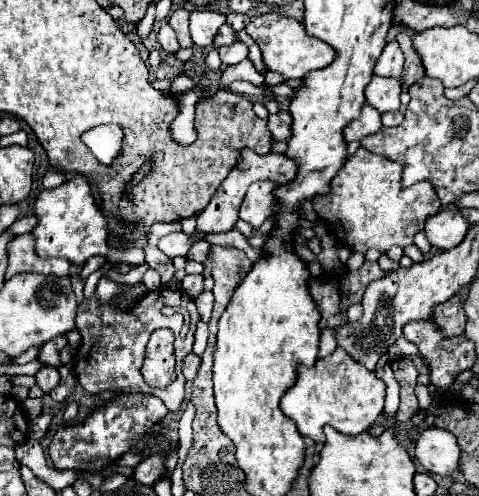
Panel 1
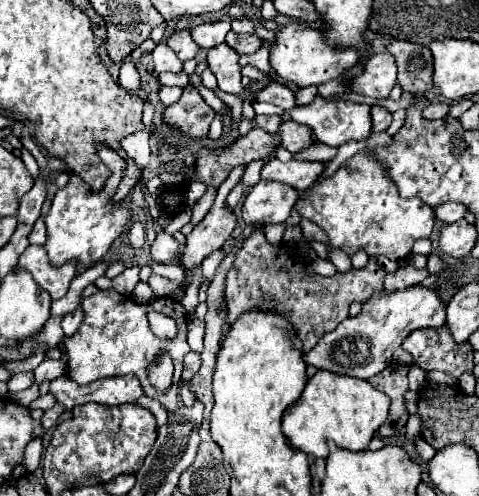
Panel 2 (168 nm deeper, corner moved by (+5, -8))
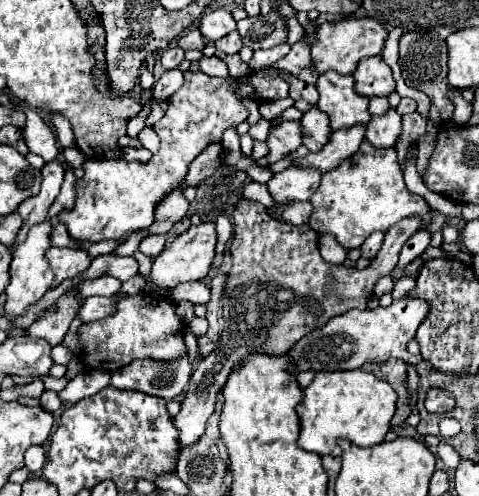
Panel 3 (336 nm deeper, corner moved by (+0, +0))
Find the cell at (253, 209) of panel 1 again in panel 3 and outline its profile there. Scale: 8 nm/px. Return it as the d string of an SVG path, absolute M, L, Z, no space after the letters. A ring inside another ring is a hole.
M286 168L280 174L274 174L268 180L268 192L272 194L274 202L286 206L290 202L304 202L310 200L314 190L320 184L320 172L314 168Z

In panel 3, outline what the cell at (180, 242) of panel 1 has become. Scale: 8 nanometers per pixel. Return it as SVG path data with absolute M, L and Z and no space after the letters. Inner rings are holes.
M158 234L158 236L148 236L140 242L140 252L146 256L158 256L166 246L166 236Z

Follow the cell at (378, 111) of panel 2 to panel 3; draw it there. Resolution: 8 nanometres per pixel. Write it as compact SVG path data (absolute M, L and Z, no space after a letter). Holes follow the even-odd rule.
M390 108L382 116L372 116L366 124L366 140L378 148L388 148L396 144L396 138L400 136L402 128L402 116Z

